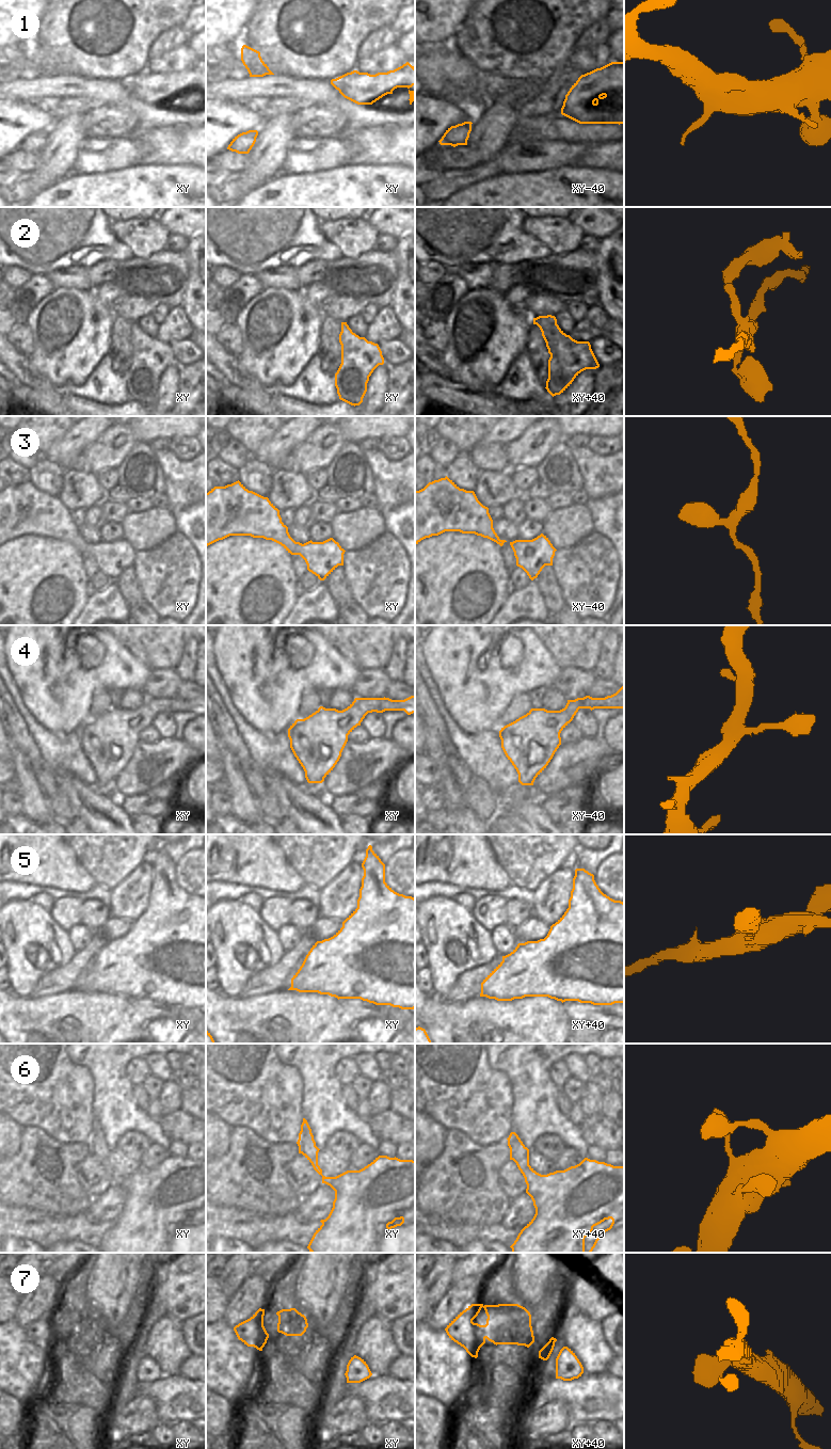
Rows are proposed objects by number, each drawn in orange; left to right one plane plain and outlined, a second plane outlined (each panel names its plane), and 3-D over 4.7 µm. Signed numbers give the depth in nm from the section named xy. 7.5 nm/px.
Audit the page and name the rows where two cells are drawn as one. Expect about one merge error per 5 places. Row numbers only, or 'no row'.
2.

